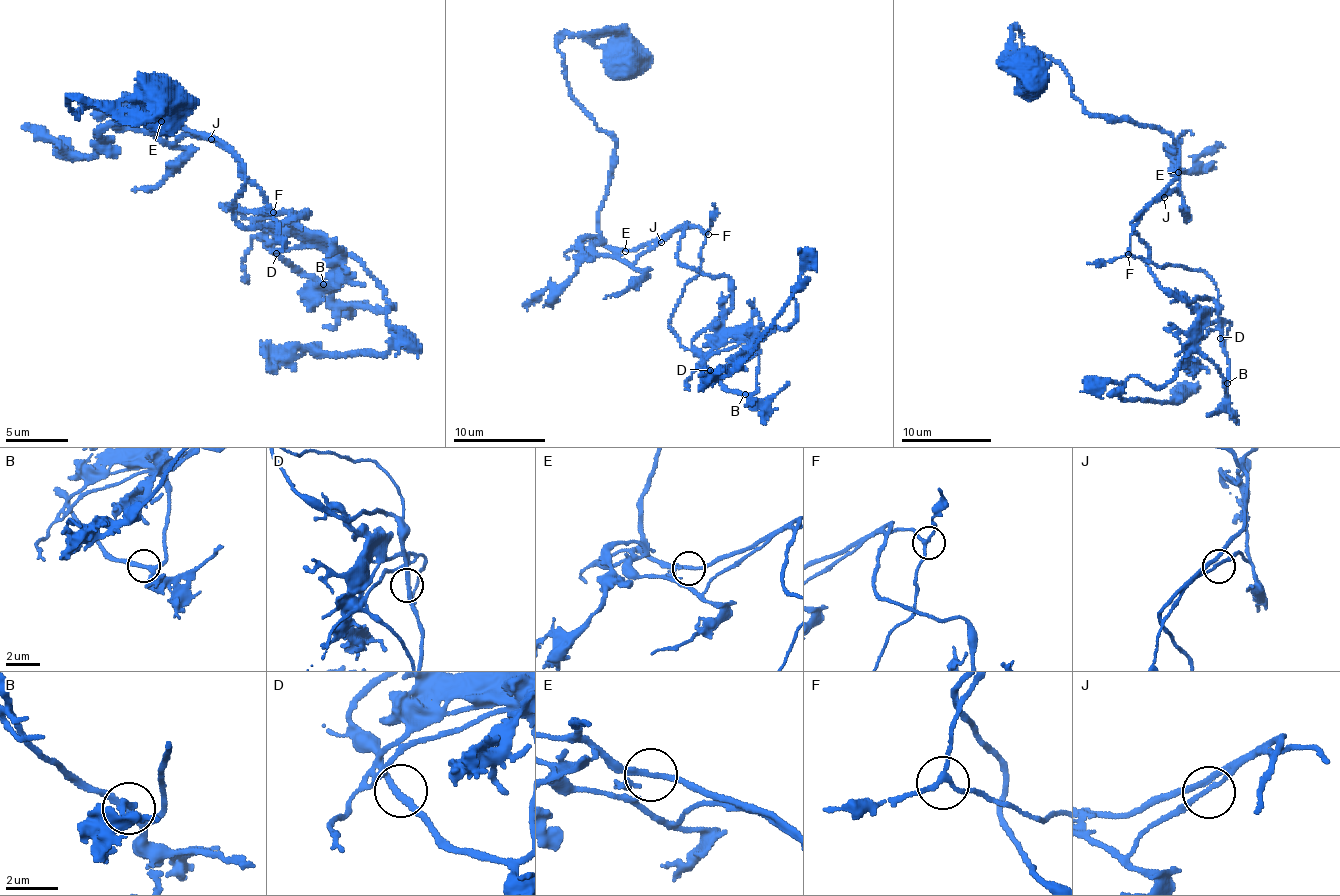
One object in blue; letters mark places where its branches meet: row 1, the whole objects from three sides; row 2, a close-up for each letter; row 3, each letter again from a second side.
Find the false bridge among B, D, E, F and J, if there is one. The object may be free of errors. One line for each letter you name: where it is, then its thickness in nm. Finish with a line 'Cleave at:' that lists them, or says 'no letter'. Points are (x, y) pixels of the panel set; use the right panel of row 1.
Cleave at: no letter

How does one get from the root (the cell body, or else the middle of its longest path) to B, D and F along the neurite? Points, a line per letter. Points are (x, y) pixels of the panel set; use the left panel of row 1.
B: (160, 108), (69, 102), (148, 118), (142, 96), (126, 102), (223, 143), (270, 211), (223, 209), (323, 284)
D: (160, 108), (69, 102), (148, 118), (142, 96), (126, 102), (223, 143), (270, 211), (223, 209), (276, 253)
F: (160, 108), (69, 102), (148, 118), (142, 96), (126, 102), (223, 143), (273, 212)

